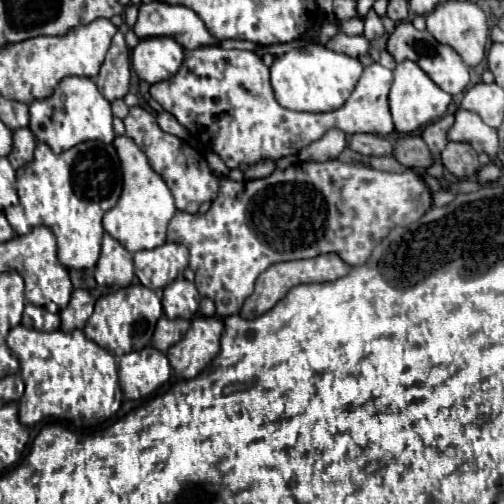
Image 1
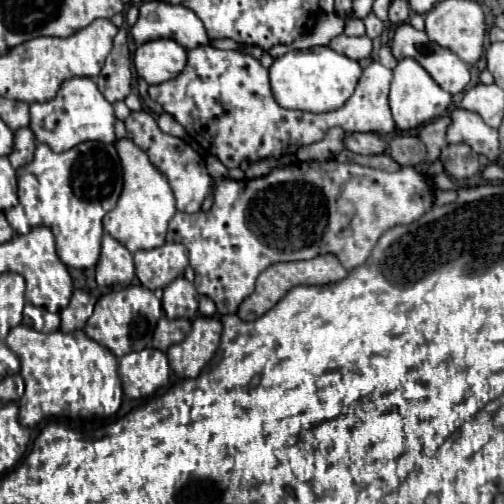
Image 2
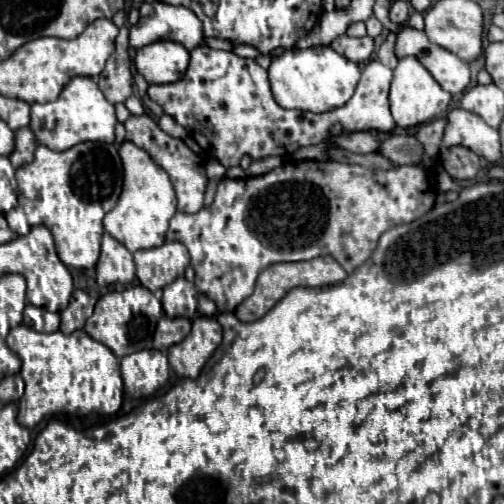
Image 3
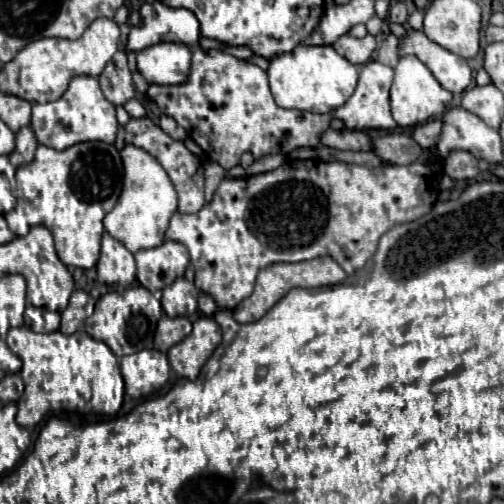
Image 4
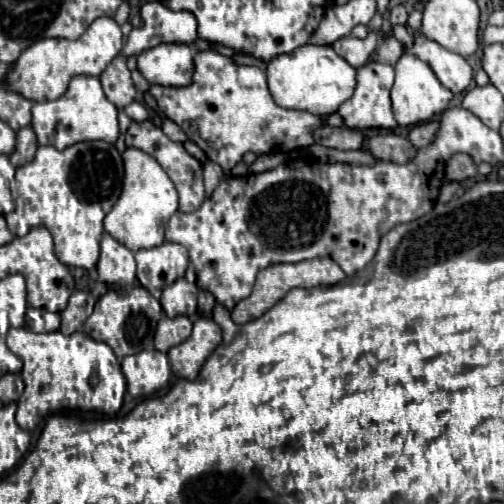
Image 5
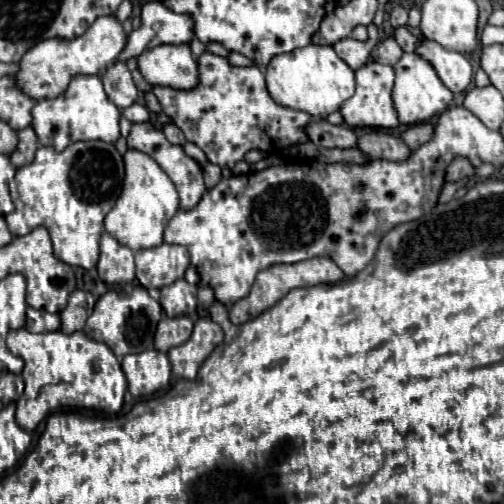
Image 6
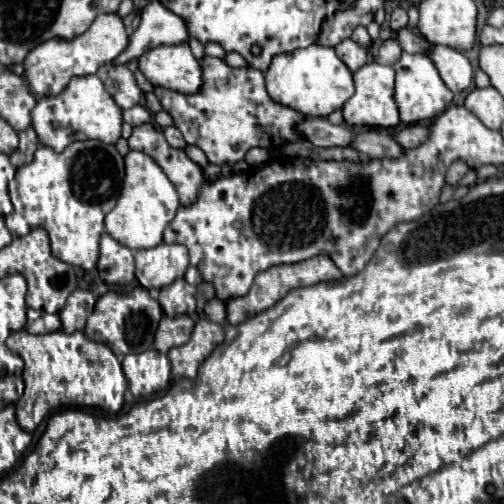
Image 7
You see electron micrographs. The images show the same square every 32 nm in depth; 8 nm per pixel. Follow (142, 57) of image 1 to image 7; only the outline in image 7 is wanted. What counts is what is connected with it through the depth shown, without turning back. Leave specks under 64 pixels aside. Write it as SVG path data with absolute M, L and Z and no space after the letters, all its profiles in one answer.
M188 44L152 48L138 58L138 66L140 66L140 72L146 76L146 80L152 86L172 88L172 90L184 92L184 94L192 94L192 92L200 90L200 62L192 56Z

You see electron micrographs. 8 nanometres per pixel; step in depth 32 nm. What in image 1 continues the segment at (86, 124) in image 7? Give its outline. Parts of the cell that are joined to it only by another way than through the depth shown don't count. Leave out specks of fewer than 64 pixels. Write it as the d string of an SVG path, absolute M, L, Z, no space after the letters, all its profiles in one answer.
M66 76L54 88L50 98L34 100L30 104L30 130L38 142L48 144L52 148L52 152L56 152L56 154L60 154L84 140L100 140L100 142L108 144L114 140L112 108L110 108L110 102L98 92L92 78Z

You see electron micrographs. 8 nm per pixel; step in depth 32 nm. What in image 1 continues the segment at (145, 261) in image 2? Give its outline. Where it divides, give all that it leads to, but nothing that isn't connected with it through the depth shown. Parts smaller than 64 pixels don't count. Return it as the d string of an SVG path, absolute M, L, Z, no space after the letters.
M170 244L140 250L134 254L134 272L138 280L152 290L168 286L188 266L188 248L182 244Z

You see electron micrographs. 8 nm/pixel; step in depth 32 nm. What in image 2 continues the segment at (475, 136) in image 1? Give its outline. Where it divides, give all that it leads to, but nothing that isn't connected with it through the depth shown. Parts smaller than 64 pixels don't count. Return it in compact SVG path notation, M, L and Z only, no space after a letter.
M456 108L452 112L452 124L446 132L448 144L468 144L476 154L488 156L490 162L496 162L500 148L498 148L498 130L484 124L484 120L476 112L468 112Z

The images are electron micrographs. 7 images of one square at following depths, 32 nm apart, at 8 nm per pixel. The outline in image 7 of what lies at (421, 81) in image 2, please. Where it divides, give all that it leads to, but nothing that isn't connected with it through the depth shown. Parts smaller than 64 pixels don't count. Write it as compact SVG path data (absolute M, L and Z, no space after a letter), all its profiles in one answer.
M404 52L400 60L394 64L396 70L396 88L394 88L394 100L398 106L400 122L404 124L418 124L424 120L432 120L440 112L444 112L452 102L452 92L446 88L446 84L440 80L440 74L436 72L436 66L428 56L424 54L408 54Z

